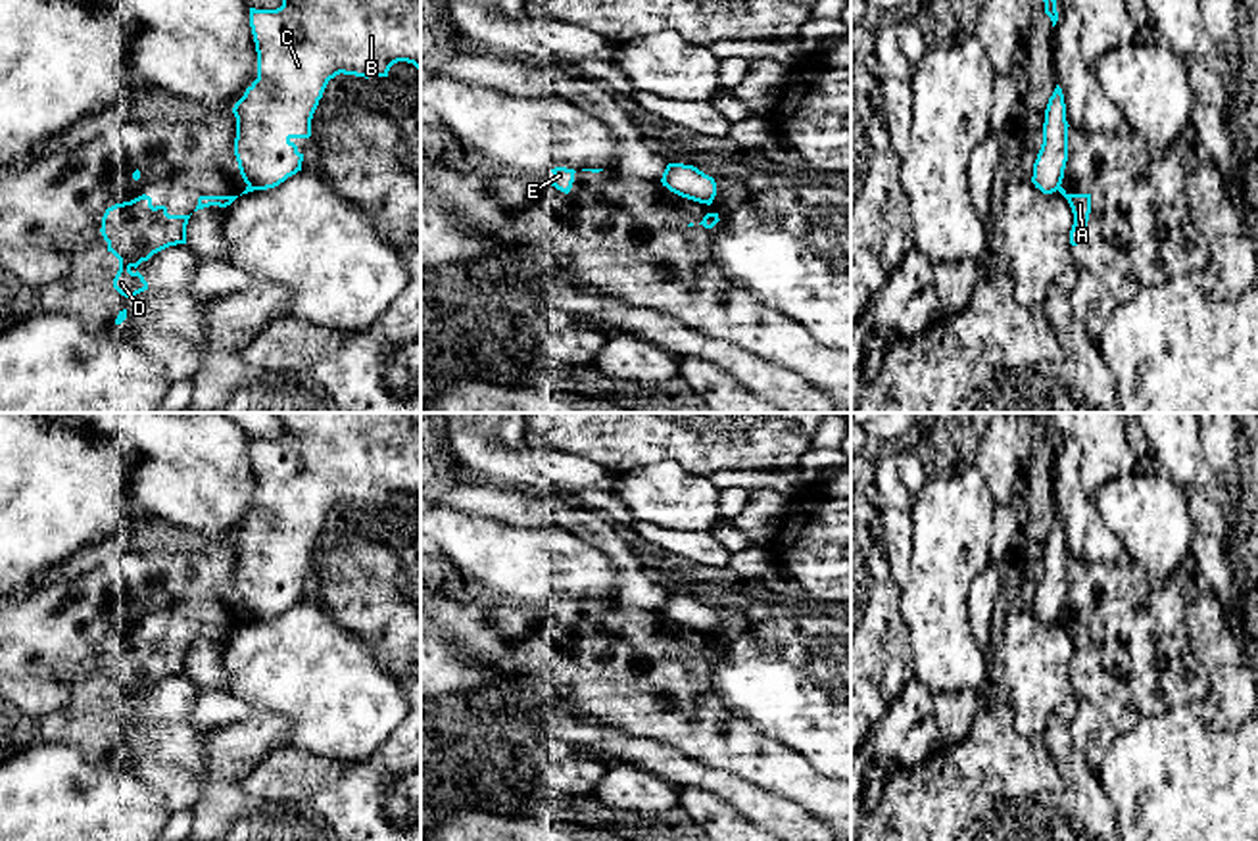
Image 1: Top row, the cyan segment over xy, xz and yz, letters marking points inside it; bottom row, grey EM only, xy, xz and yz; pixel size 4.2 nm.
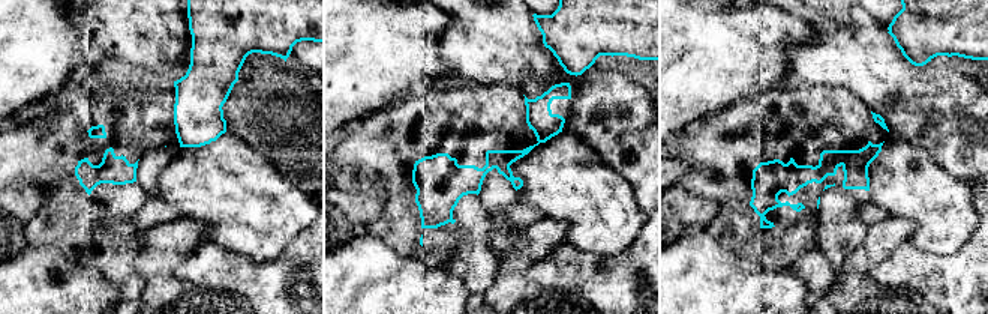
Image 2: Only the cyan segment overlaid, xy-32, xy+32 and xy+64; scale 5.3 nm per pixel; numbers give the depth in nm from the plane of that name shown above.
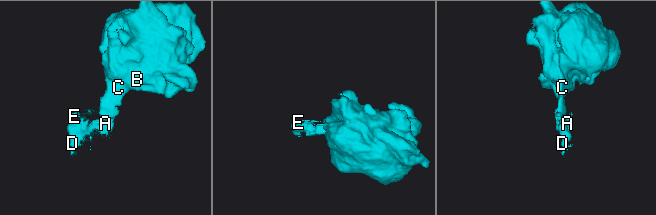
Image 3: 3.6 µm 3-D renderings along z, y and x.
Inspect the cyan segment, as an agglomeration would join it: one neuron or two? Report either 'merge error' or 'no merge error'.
merge error

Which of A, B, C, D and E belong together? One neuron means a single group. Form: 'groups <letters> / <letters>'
groups A D E / B C

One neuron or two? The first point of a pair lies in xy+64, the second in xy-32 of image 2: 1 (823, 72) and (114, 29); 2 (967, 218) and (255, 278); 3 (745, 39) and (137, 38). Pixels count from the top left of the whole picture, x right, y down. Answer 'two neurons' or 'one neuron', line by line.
1: one neuron
2: two neurons
3: two neurons

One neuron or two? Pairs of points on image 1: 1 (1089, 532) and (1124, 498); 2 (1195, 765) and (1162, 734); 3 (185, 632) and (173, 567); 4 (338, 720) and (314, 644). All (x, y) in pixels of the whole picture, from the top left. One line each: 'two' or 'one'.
1: two
2: one
3: one
4: one

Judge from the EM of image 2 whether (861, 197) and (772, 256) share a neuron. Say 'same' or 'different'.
same

